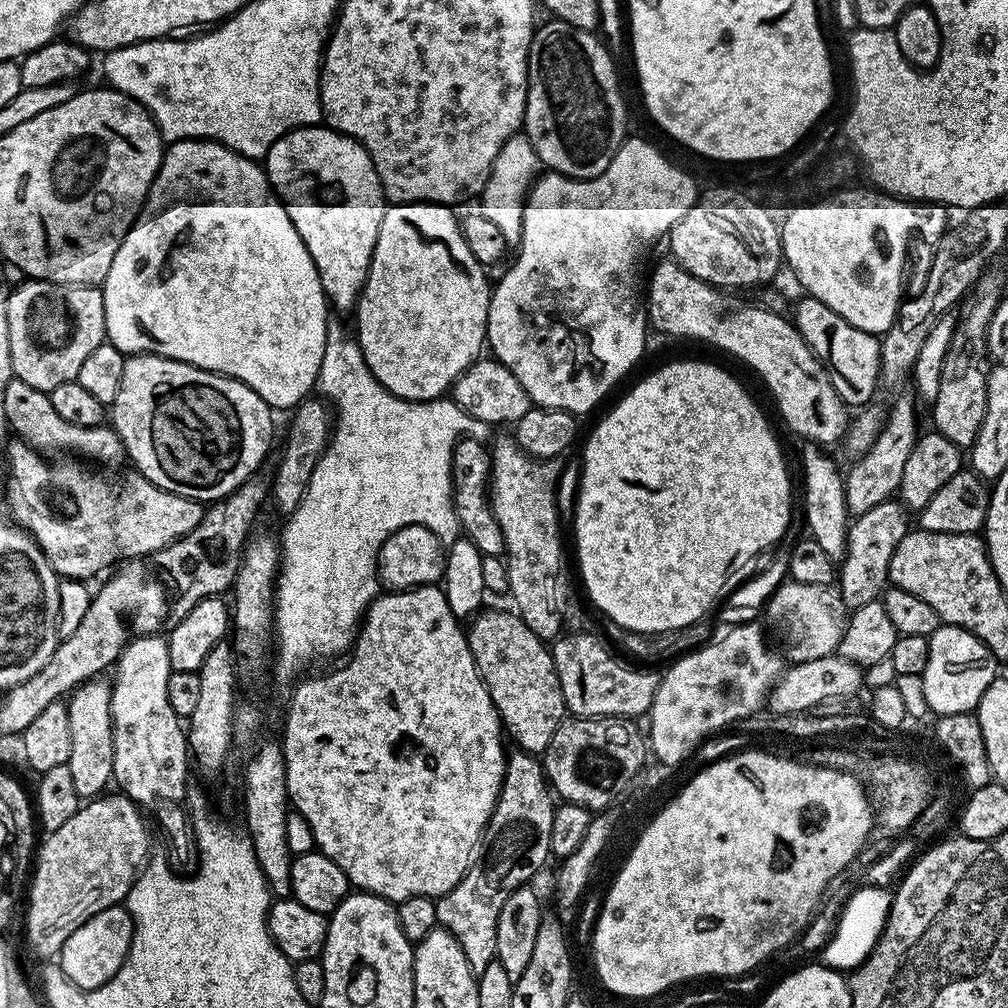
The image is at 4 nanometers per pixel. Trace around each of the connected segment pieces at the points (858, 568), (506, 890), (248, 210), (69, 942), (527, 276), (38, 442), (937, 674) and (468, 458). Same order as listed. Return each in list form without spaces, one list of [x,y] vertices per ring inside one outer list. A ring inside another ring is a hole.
[[[890,499],[874,506],[874,510],[866,510],[866,514],[855,517],[849,523],[847,548],[844,559],[838,564],[838,589],[848,610],[866,606],[866,602],[883,597],[890,584],[890,558],[894,550],[898,550],[898,542],[902,542],[910,530],[907,515],[909,513],[903,504]]]
[[[509,751],[504,765],[504,784],[500,788],[500,797],[496,799],[496,808],[484,828],[482,847],[458,886],[436,900],[436,923],[454,934],[458,946],[462,946],[462,954],[466,954],[466,962],[472,972],[479,974],[495,961],[498,913],[502,911],[506,898],[510,898],[515,888],[525,887],[531,881],[528,879],[550,860],[551,824],[556,812],[552,800],[554,801],[554,796],[550,791],[550,781],[544,775],[543,763],[533,753]]]
[[[177,140],[165,147],[162,166],[150,186],[144,207],[140,209],[122,246],[118,246],[114,262],[110,262],[102,291],[106,310],[106,340],[122,353],[165,356],[192,364],[196,368],[204,368],[208,372],[217,372],[220,376],[231,376],[233,380],[241,380],[250,386],[250,390],[258,393],[273,410],[295,409],[311,393],[308,391],[317,387],[322,354],[326,350],[330,305],[322,290],[314,258],[310,258],[310,250],[306,250],[294,222],[290,222],[290,214],[286,214],[279,196],[273,192],[267,172],[257,161],[239,156],[225,144],[216,140]]]
[[[120,904],[99,907],[86,918],[86,922],[82,922],[82,926],[78,926],[78,930],[74,930],[74,934],[70,934],[70,938],[66,938],[58,957],[60,969],[70,983],[80,988],[101,988],[116,977],[126,962],[135,934],[136,927],[127,907]]]
[[[632,138],[625,139],[614,154],[610,166],[606,166],[606,170],[594,178],[575,180],[563,176],[560,172],[548,170],[529,188],[528,199],[524,202],[524,225],[518,241],[520,253],[517,254],[516,261],[509,266],[508,273],[497,284],[495,281],[491,289],[492,301],[488,307],[486,344],[490,352],[492,348],[491,355],[508,367],[510,374],[514,374],[518,382],[522,382],[522,390],[526,390],[535,407],[553,408],[573,414],[588,412],[639,362],[640,355],[644,352],[644,343],[648,340],[648,332],[650,333],[650,325],[646,319],[646,304],[642,299],[640,263],[643,262],[644,255],[651,250],[652,243],[659,236],[660,239],[667,237],[668,231],[696,205],[697,199],[695,182],[678,165],[671,164],[650,141]]]
[[[12,379],[6,386],[4,401],[9,429],[15,435],[17,432],[20,435],[19,439],[30,448],[35,448],[44,454],[64,452],[60,454],[75,454],[77,457],[89,456],[90,459],[97,460],[100,464],[116,464],[120,459],[122,461],[125,459],[124,444],[111,426],[98,428],[70,426],[70,422],[65,422],[54,411],[54,406],[50,406],[48,393],[34,390],[34,386],[26,386],[26,382]],[[72,452],[77,452],[77,454]]]
[[[941,623],[934,634],[928,637],[930,654],[926,654],[926,670],[922,676],[922,690],[926,690],[926,702],[929,709],[937,717],[958,714],[959,712],[972,712],[976,704],[986,693],[986,688],[998,676],[998,661],[996,655],[984,645],[978,637],[970,634],[965,628],[959,628],[953,624]]]
[[[466,436],[457,439],[452,447],[452,506],[460,520],[463,535],[478,546],[481,554],[500,556],[504,551],[504,535],[490,503],[490,448],[482,441]]]

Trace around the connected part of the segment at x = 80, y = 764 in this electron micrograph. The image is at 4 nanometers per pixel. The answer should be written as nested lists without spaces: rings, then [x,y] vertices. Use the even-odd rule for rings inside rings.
[[[104,678],[85,680],[71,693],[67,701],[70,714],[70,738],[72,749],[67,766],[74,778],[74,790],[78,790],[81,798],[95,798],[105,791],[107,784],[113,783],[112,767],[114,766],[114,738],[112,737],[112,686]]]

